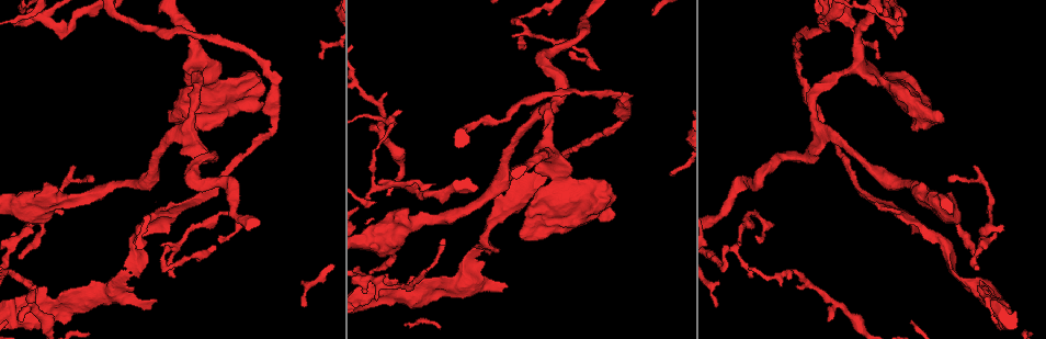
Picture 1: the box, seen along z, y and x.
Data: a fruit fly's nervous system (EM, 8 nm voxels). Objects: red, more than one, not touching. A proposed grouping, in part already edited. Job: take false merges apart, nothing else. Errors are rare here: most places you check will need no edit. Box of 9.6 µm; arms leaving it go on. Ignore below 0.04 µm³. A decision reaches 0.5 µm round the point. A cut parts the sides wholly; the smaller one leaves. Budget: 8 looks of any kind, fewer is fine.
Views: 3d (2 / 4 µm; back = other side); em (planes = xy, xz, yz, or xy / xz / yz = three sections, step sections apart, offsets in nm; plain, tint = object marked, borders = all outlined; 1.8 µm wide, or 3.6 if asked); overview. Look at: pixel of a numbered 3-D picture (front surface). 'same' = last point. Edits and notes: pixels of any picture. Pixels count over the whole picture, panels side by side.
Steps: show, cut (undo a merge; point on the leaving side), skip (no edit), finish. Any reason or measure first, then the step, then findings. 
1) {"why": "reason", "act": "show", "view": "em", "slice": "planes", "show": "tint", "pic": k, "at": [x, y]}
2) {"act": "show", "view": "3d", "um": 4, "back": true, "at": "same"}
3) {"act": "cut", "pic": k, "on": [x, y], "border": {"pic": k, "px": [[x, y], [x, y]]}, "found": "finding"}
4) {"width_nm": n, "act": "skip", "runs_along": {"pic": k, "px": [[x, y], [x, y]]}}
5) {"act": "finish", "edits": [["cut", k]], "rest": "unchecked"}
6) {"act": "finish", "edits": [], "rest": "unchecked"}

{"why": "thick turns thin", "act": "show", "view": "em", "slice": "xz", "step": 16, "show": "tint", "pic": 1, "at": [397, 185]}

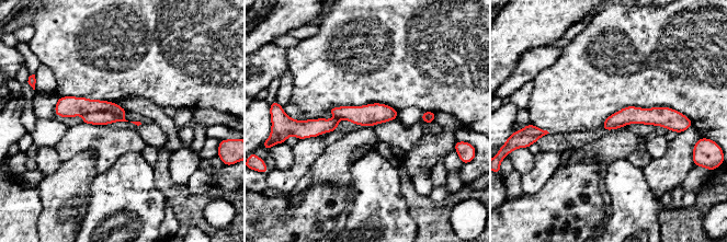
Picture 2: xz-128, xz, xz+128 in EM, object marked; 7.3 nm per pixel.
{"act": "cut", "pic": 2, "on": [100, 117], "part_leaving": {"pic": 2, "px": [[121, 117], [86, 118]]}, "found": "a second neuron is stuck on"}

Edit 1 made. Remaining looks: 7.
{"why": "see it whole again", "act": "show", "view": "overview"}

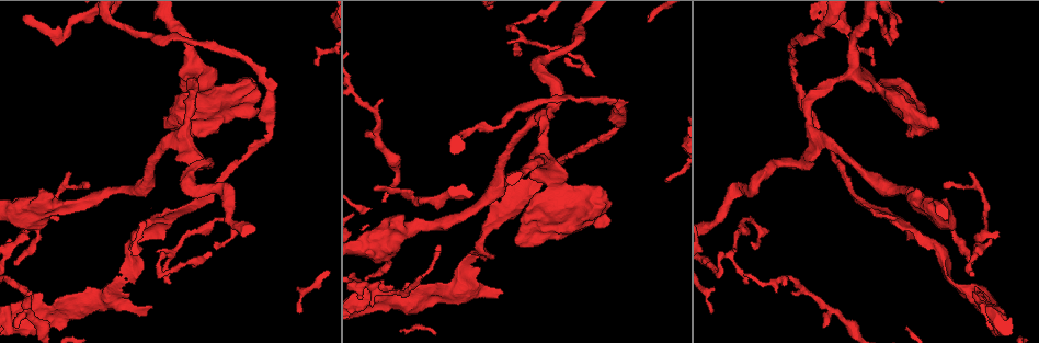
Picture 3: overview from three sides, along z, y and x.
{"why": "looks like a crossing", "act": "show", "view": "em", "um": 3.6, "slice": "xy", "step": 8, "show": "tint", "pic": 3, "at": [209, 94]}

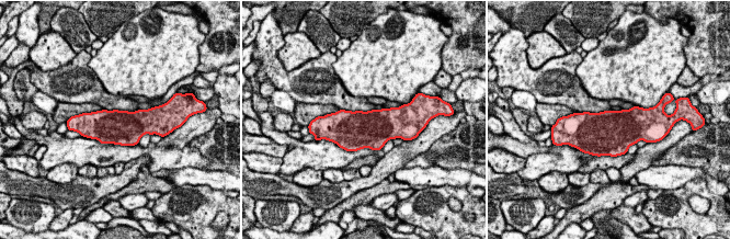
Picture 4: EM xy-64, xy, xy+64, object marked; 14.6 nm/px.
{"act": "show", "view": "em", "um": 3.6, "slice": "yz", "step": 16, "show": "tint", "at": "same"}

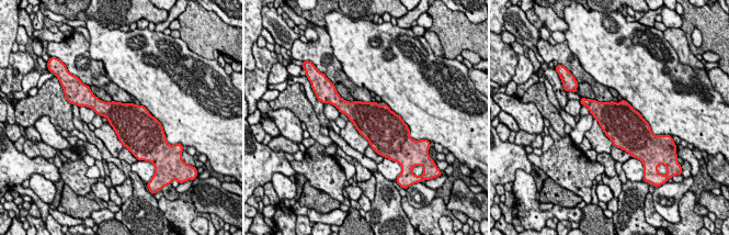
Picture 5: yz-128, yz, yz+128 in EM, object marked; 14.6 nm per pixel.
{"act": "skip", "found": "continuous, no second neuron"}

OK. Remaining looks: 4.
{"why": "calibre changes", "act": "show", "view": "3d", "um": 4, "pic": 3, "at": [111, 291]}

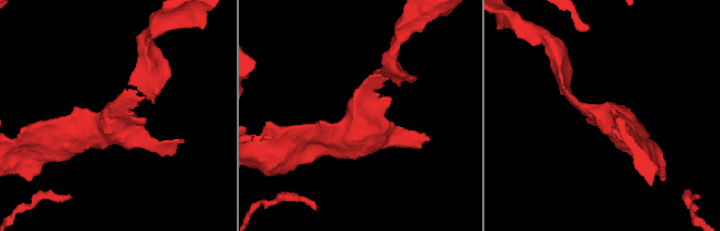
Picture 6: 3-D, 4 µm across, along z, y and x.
{"act": "show", "view": "em", "um": 3.6, "slice": "xy", "step": 4, "show": "tint", "pic": 6, "at": [599, 114]}

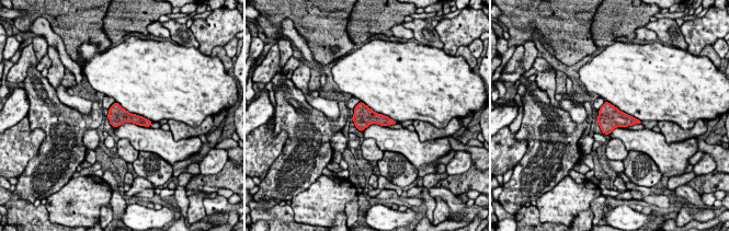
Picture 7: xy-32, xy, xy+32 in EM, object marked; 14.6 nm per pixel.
{"why": "cut it another way", "act": "show", "view": "em", "um": 3.6, "slice": "planes", "show": "tint", "at": "same"}

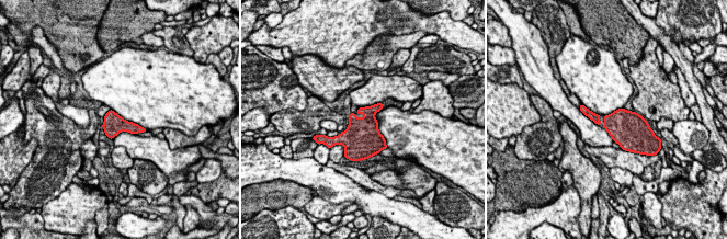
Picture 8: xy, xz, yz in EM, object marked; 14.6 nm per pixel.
{"act": "skip", "found": "continuous, no second neuron"}

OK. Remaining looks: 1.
{"why": "sharp bend", "act": "show", "view": "em", "slice": "planes", "show": "tint", "pic": 3, "at": [720, 272]}

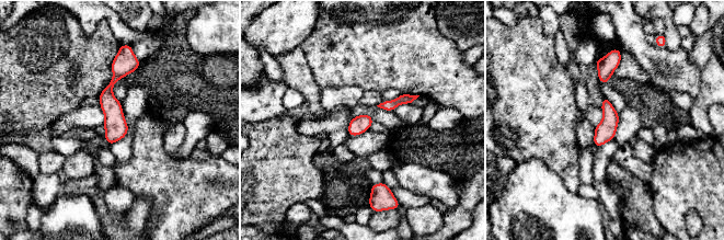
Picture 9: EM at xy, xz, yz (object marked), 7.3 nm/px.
{"act": "skip", "runs_along": {"pic": 9, "px": [[123, 57], [108, 89], [111, 140]]}, "found": "one neuron here"}

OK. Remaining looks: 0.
{"act": "finish", "edits": [["cut", 2]], "rest": "unchecked"}

